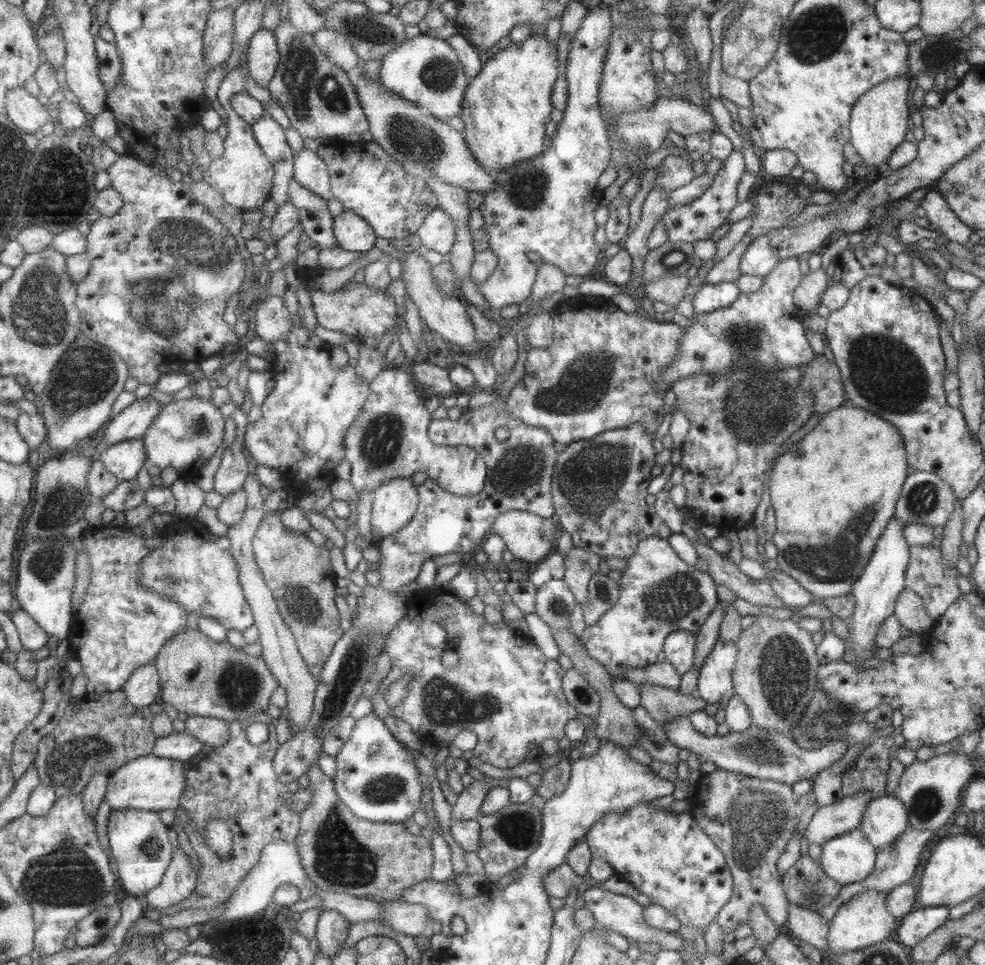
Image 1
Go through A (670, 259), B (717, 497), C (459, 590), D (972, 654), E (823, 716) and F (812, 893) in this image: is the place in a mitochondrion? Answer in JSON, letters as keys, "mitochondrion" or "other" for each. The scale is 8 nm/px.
{"A":"mitochondrion","B":"other","C":"other","D":"other","E":"mitochondrion","F":"mitochondrion"}

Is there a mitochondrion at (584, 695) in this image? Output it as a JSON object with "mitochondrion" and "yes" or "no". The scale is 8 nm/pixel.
{"mitochondrion":"yes"}

